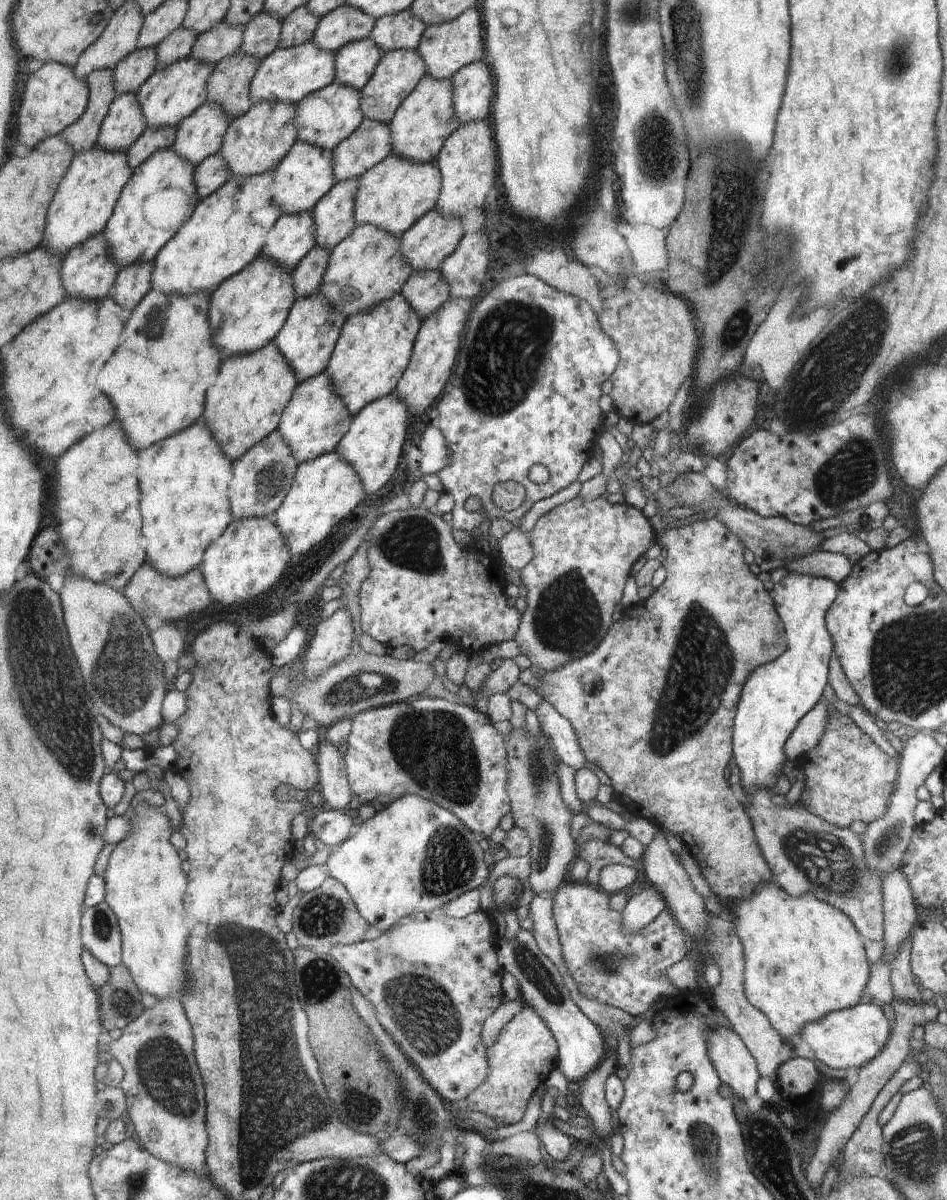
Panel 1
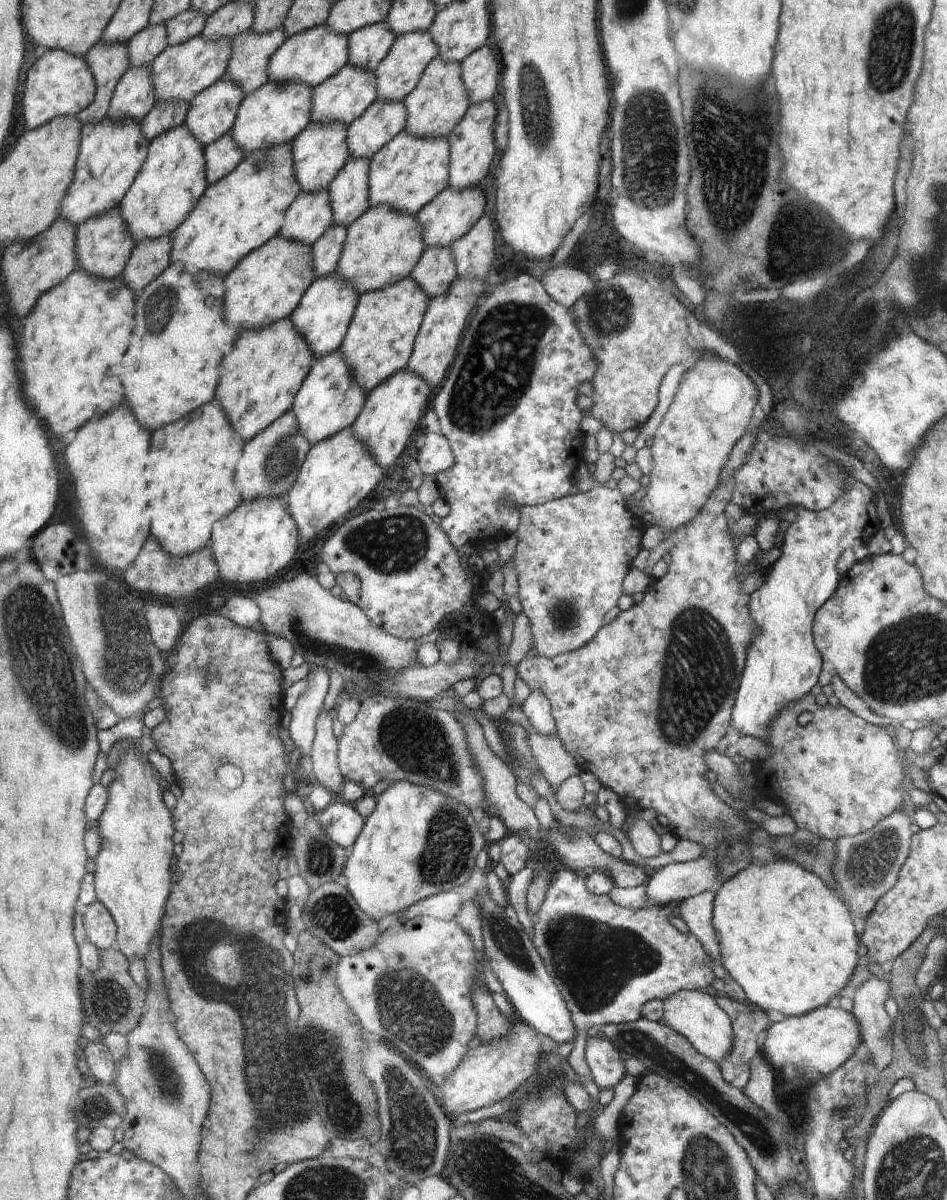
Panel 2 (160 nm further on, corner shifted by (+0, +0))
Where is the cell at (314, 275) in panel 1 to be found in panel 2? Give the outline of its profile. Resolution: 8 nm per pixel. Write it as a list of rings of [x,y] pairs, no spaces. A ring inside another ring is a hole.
[[[330,225],[318,240],[312,244],[313,267],[316,278],[336,272],[342,254],[347,228],[344,225]]]

